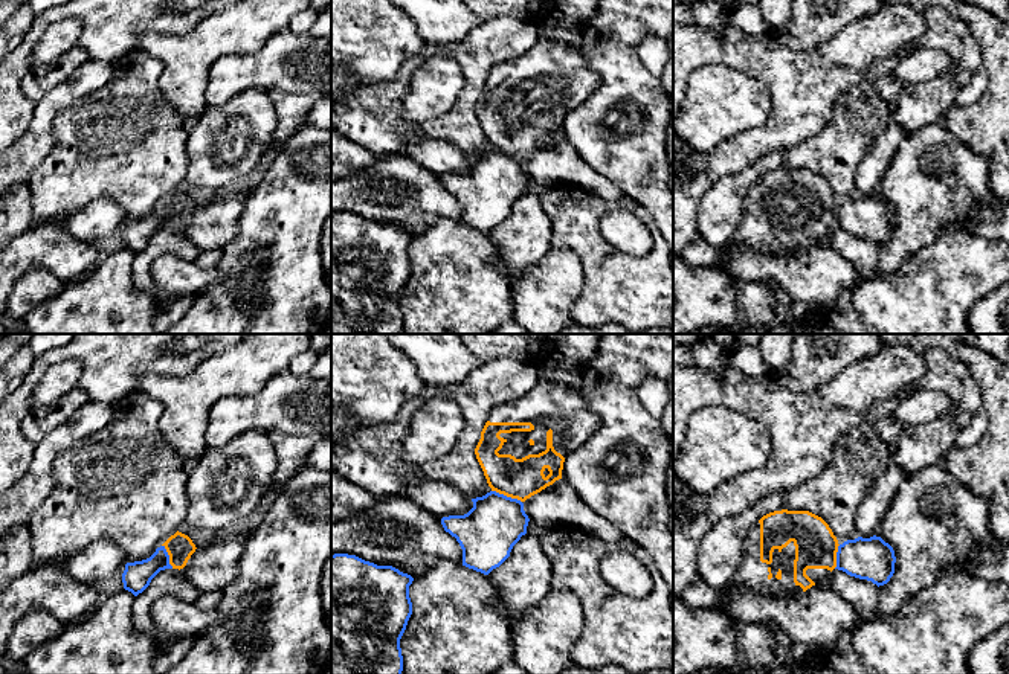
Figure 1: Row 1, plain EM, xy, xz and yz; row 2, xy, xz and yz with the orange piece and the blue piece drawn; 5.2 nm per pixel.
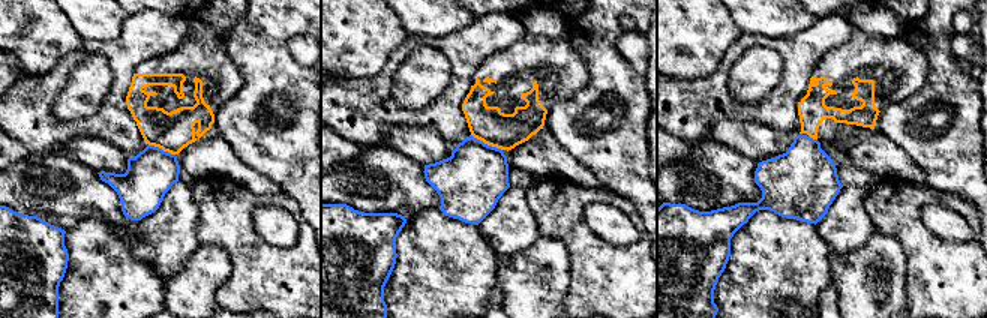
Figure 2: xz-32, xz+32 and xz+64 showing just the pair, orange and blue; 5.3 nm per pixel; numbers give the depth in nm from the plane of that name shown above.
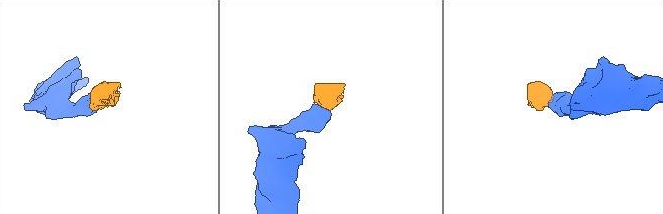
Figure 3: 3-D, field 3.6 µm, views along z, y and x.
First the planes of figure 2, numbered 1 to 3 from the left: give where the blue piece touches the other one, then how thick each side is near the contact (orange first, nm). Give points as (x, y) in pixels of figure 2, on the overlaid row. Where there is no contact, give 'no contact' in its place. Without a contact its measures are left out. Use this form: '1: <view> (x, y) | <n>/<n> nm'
1: xz-32 (162, 149) | 220/260 nm
2: xz+32 (486, 143) | 190/360 nm
3: xz+64 (813, 138) | 160/380 nm

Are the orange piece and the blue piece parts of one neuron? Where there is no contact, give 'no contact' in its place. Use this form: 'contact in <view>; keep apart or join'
contact in xz; join

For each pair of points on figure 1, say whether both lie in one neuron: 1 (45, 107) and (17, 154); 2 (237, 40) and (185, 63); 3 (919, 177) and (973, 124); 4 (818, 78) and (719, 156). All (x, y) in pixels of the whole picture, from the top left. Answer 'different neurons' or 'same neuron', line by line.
1: same neuron
2: same neuron
3: different neurons
4: same neuron

